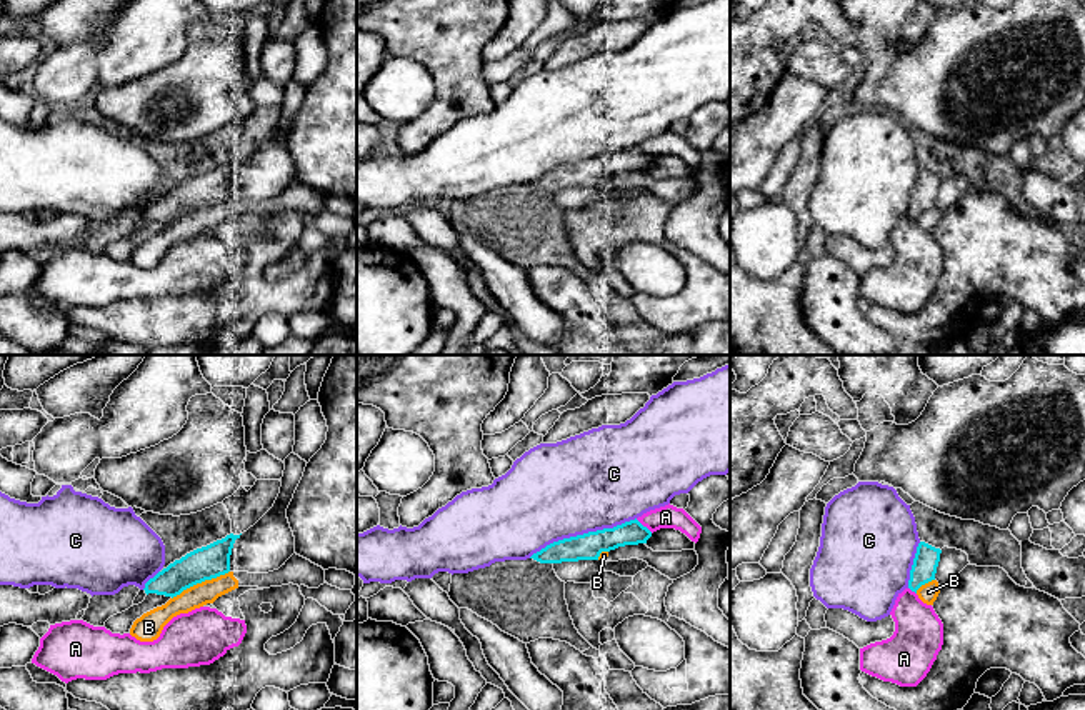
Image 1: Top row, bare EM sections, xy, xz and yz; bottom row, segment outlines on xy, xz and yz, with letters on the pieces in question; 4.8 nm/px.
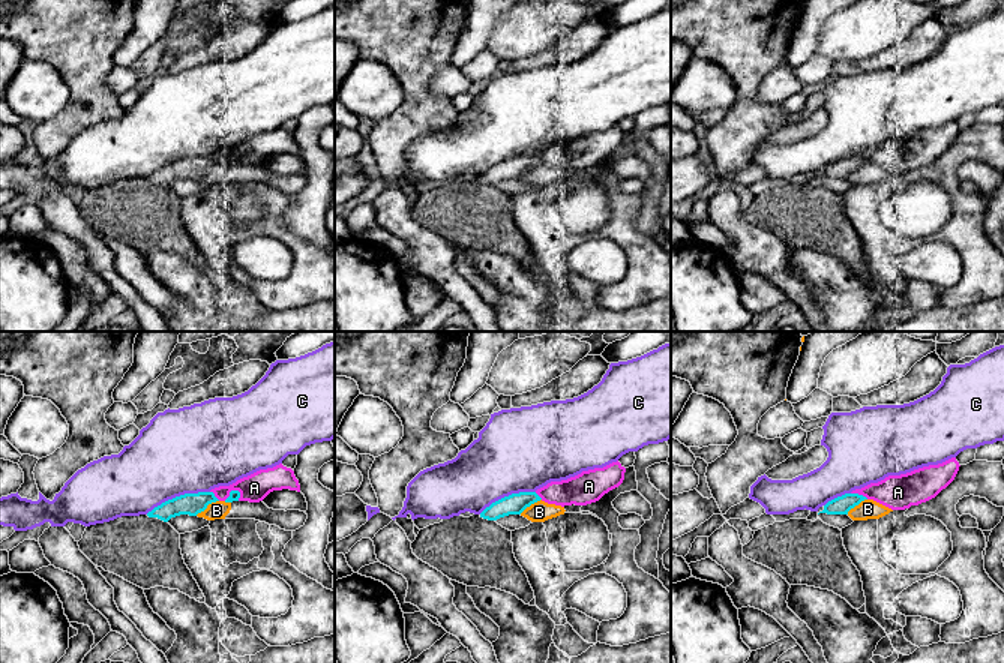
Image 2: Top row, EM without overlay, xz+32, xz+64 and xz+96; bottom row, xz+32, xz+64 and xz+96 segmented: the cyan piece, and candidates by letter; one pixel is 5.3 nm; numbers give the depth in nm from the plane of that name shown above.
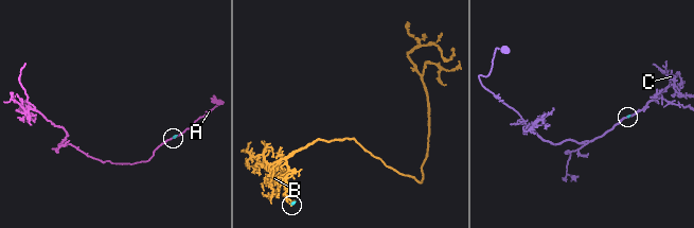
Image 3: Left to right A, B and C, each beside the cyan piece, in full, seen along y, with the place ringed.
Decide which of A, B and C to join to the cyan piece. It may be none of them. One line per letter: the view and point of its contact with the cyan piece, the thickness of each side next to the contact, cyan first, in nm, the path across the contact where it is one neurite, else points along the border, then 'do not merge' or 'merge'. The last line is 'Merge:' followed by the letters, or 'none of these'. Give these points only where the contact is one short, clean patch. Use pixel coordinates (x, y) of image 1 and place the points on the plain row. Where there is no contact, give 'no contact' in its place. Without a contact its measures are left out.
A: xz (642, 152) | 120/110 nm | do not merge
B: xy (200, 209) | 160/110 nm | do not merge
C: xz (584, 160) | 130/480 nm | do not merge
Merge: none of these

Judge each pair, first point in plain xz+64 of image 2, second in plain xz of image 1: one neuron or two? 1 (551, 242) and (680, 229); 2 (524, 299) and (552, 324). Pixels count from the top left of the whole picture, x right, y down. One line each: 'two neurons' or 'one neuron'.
1: two neurons
2: two neurons

